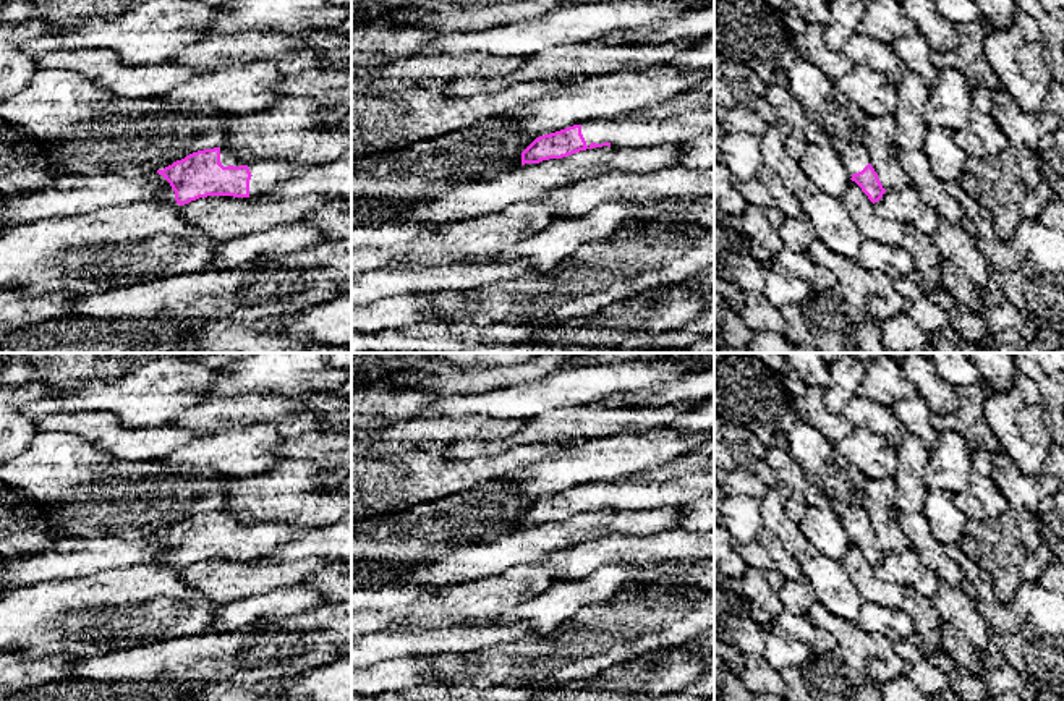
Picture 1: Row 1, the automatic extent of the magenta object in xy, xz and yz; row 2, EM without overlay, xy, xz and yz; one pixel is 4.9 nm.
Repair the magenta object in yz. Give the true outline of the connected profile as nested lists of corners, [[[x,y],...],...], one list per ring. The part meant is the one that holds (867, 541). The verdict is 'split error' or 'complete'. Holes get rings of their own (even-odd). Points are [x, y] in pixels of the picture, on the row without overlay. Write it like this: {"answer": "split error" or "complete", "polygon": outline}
{"answer": "split error", "polygon": [[[860,503],[849,507],[841,515],[841,521],[850,537],[850,542],[862,550],[873,567],[878,565],[886,552],[883,550],[878,536],[870,526],[865,508]]]}

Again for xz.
{"answer": "split error", "polygon": [[[646,471],[611,482],[594,482],[536,500],[523,515],[521,528],[562,521],[580,513],[612,508],[636,512],[677,507],[714,491],[714,473]]]}

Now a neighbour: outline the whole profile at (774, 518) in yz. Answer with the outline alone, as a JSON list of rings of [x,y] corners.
[[[768,487],[766,494],[758,502],[764,528],[774,533],[798,560],[803,560],[813,552],[798,521],[792,521],[787,516],[784,507],[785,499],[776,489]]]

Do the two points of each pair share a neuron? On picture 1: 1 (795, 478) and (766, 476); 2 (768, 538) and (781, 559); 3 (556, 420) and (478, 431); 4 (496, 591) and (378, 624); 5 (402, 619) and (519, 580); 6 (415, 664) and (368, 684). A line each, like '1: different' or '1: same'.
1: different
2: same
3: different
4: same
5: same
6: same

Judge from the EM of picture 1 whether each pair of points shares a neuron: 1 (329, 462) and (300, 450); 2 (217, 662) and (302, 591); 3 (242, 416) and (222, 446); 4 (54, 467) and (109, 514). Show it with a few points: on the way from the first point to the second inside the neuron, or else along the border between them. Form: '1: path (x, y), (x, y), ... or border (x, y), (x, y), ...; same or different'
1: path (323, 455), (318, 450), (306, 450); same
2: border (308, 609), (285, 617), (256, 619), (235, 632); different
3: border (271, 421), (201, 434); different
4: path (67, 480), (96, 505); same

